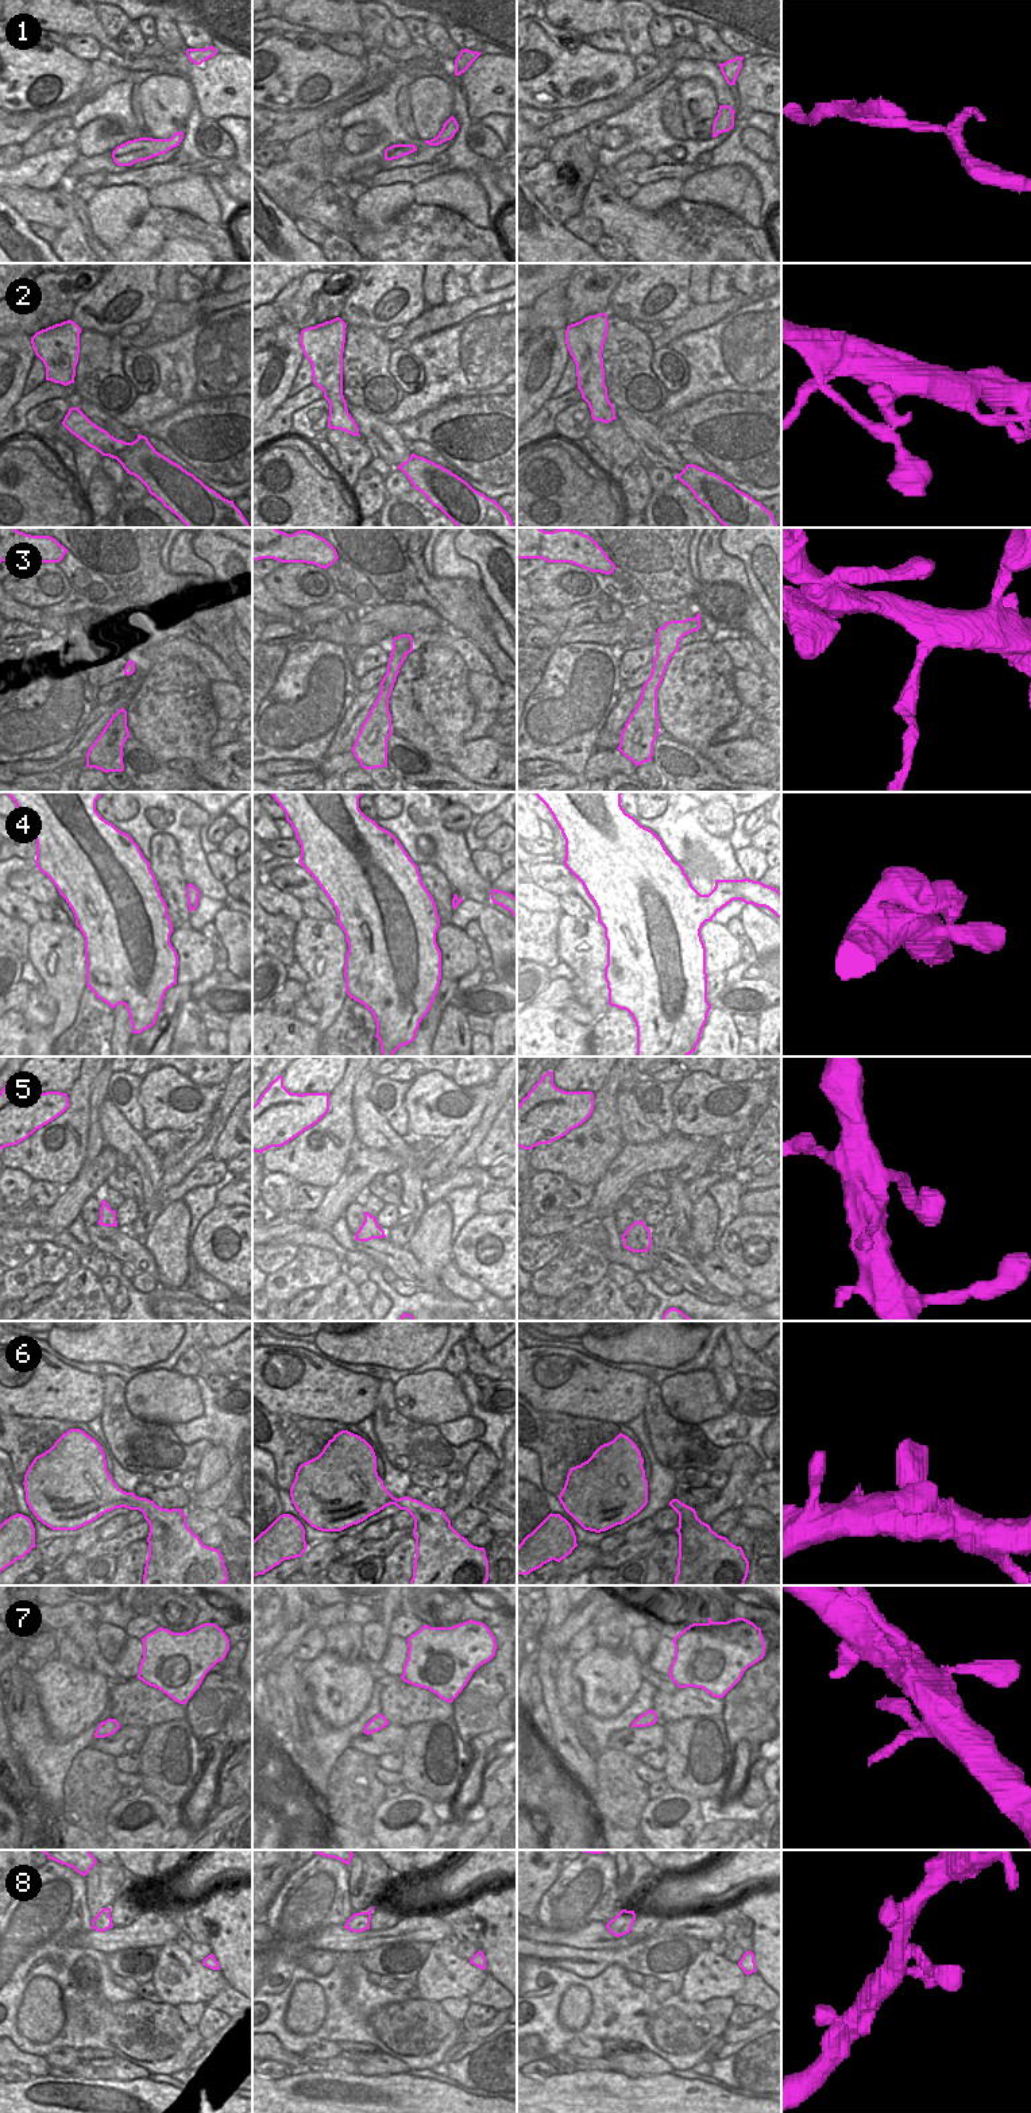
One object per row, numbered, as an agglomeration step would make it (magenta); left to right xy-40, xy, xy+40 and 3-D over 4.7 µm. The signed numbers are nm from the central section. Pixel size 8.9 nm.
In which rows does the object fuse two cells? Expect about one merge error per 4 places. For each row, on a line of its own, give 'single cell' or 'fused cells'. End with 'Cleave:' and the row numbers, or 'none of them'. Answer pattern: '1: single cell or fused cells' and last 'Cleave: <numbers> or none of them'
1: single cell
2: single cell
3: fused cells
4: single cell
5: single cell
6: single cell
7: single cell
8: single cell
Cleave: 3

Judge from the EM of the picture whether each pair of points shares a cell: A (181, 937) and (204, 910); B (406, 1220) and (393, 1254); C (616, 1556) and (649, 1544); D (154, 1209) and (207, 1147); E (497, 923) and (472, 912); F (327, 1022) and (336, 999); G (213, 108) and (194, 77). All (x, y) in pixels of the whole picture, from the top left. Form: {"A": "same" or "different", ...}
{"A": "different", "B": "different", "C": "same", "D": "same", "E": "different", "F": "same", "G": "same"}

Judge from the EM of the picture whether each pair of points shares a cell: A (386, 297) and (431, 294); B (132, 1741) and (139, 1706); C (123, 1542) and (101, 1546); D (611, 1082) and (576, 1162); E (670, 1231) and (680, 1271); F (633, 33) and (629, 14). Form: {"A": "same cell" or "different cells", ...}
{"A": "different cells", "B": "different cells", "C": "same cell", "D": "same cell", "E": "different cells", "F": "same cell"}

